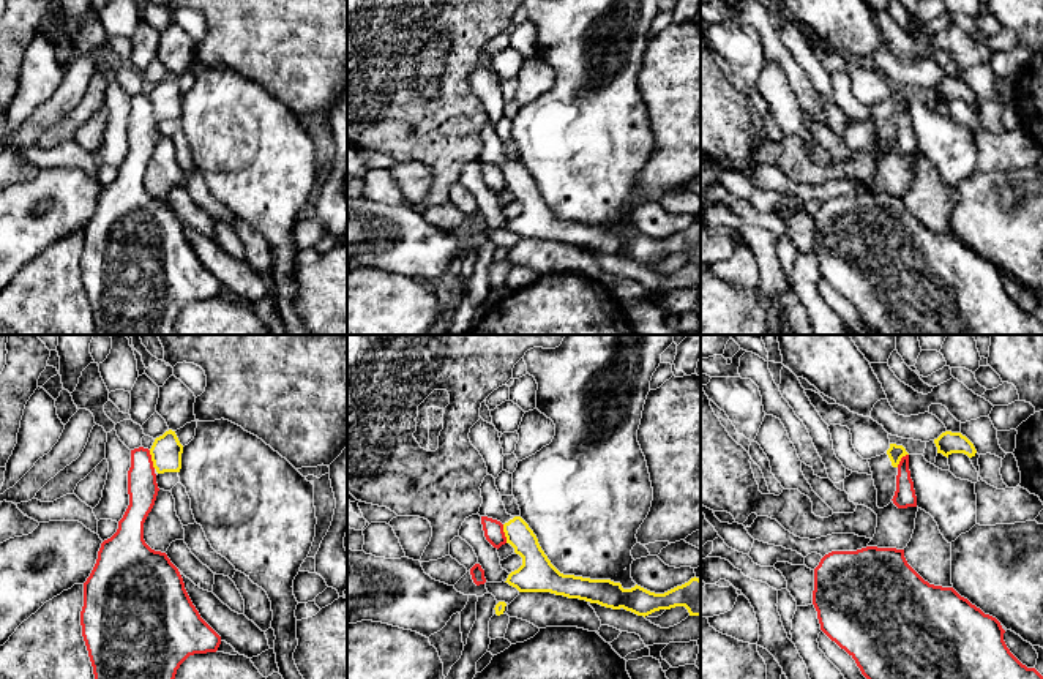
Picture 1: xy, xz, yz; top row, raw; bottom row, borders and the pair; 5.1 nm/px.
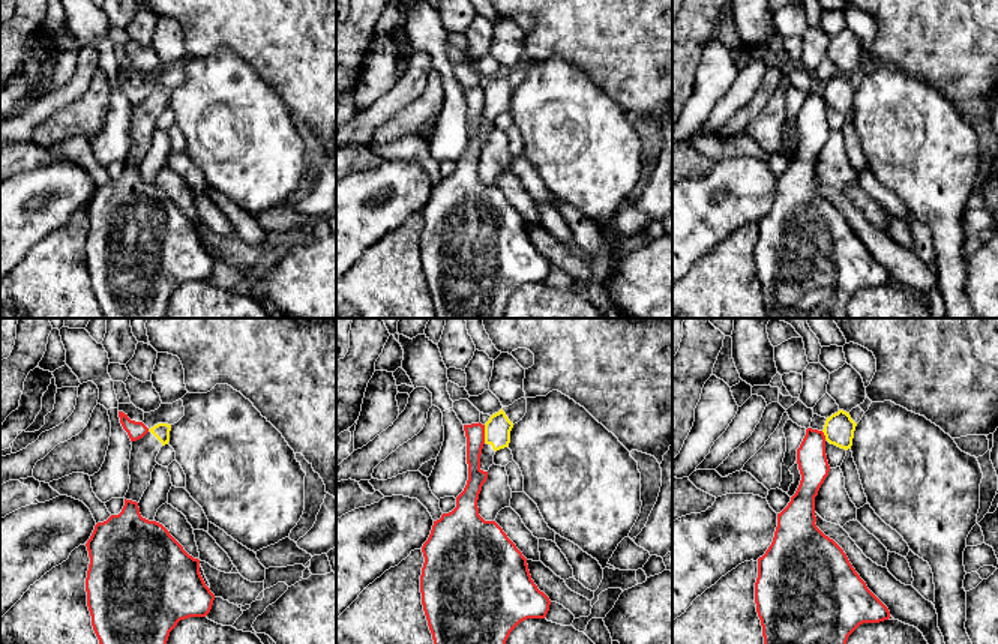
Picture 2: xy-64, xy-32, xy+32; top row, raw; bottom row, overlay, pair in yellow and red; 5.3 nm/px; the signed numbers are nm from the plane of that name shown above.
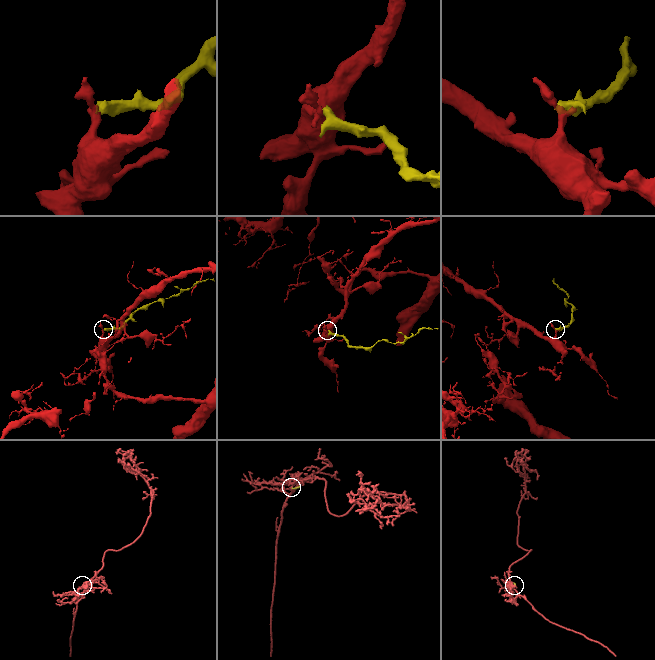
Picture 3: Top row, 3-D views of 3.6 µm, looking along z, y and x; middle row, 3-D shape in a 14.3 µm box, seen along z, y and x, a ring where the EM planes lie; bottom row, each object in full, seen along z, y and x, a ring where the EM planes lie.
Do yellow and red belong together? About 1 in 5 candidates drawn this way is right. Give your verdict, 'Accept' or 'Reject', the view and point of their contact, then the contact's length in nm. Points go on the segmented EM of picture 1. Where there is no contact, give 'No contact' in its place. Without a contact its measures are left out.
Reject. Touches yellow at xy (152, 460). Shared border 100 nm

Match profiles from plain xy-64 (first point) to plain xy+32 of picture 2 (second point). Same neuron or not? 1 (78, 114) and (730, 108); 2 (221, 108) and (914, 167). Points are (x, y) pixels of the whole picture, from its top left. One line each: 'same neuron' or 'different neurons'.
1: different neurons
2: same neuron

